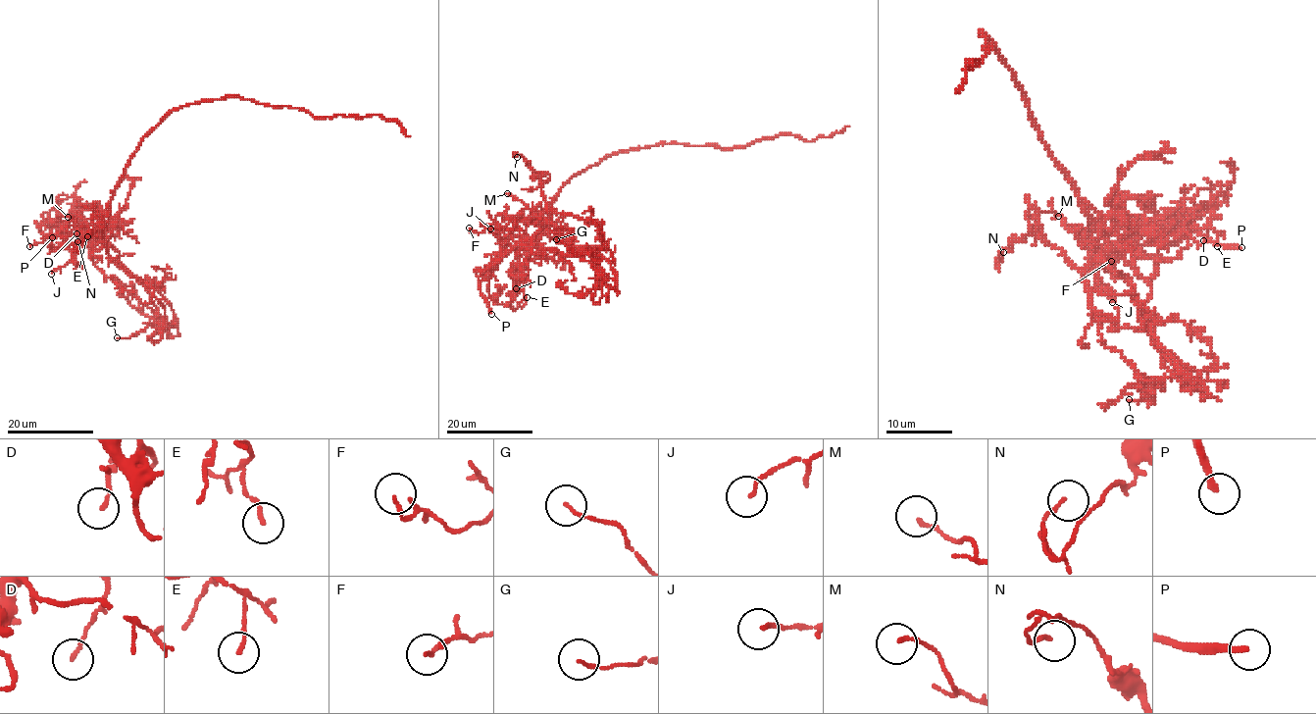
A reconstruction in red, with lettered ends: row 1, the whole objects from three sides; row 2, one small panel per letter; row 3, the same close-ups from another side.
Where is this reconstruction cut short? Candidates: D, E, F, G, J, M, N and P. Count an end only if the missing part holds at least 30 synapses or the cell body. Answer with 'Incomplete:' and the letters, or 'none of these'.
Incomplete: P

